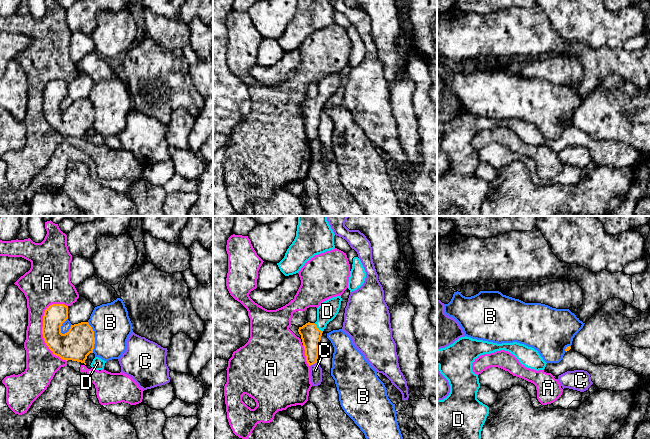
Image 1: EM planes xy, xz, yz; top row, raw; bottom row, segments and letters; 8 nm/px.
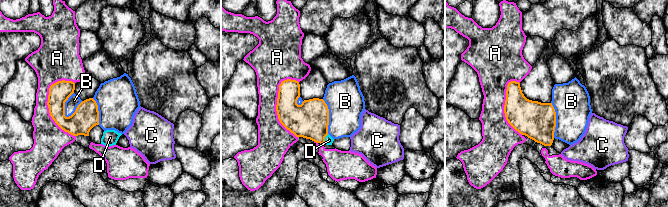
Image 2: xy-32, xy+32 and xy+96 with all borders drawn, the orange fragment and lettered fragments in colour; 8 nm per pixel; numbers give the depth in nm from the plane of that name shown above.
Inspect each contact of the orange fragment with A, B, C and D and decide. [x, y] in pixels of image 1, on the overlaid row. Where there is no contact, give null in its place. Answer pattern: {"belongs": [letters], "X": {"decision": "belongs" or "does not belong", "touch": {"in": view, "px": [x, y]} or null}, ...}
{"belongs": ["D"], "A": {"decision": "does not belong", "touch": {"in": "xy", "px": [43, 335]}}, "B": {"decision": "does not belong", "touch": {"in": "xy", "px": [94, 337]}}, "C": {"decision": "does not belong", "touch": {"in": "xz", "px": [313, 363]}}, "D": {"decision": "belongs", "touch": {"in": "xz", "px": [317, 328]}}}

